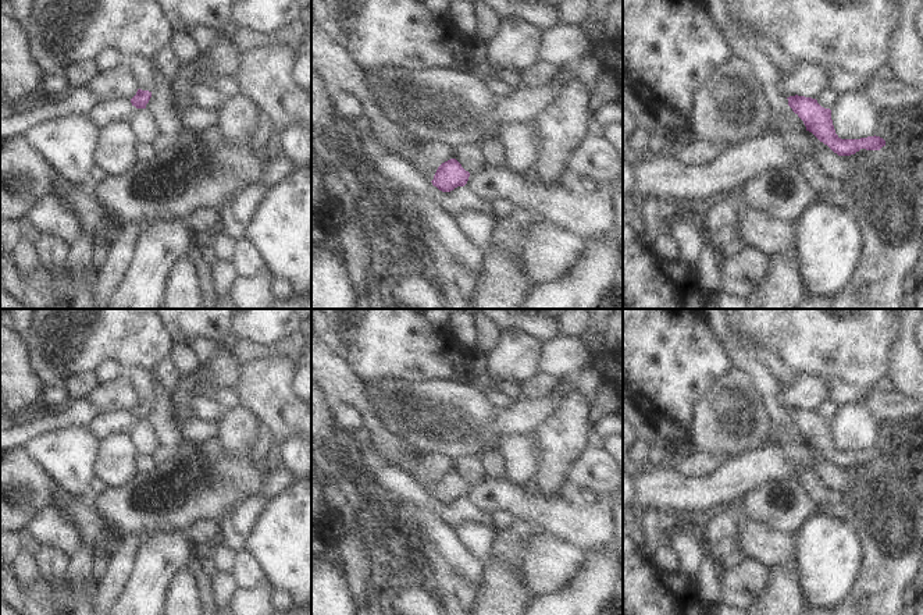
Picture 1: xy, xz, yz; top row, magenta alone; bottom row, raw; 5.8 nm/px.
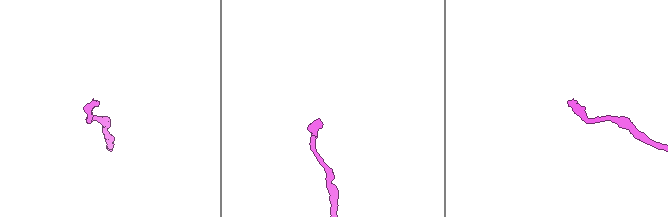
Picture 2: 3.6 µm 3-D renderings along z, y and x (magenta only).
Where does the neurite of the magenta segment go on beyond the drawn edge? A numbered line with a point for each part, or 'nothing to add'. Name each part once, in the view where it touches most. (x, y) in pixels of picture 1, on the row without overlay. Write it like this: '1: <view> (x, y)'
nothing to add

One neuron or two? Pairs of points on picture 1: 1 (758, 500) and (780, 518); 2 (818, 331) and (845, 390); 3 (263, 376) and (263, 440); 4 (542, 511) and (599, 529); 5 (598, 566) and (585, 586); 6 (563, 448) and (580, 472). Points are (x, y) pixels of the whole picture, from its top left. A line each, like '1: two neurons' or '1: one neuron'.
1: one neuron
2: two neurons
3: two neurons
4: one neuron
5: one neuron
6: two neurons

